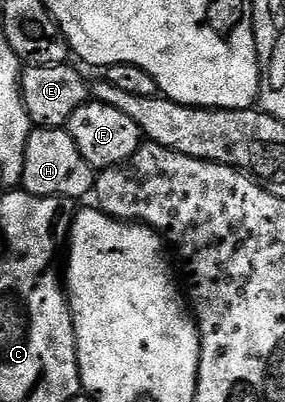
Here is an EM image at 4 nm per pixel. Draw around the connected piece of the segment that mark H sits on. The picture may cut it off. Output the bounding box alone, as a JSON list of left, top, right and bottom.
[21,128,96,199]

